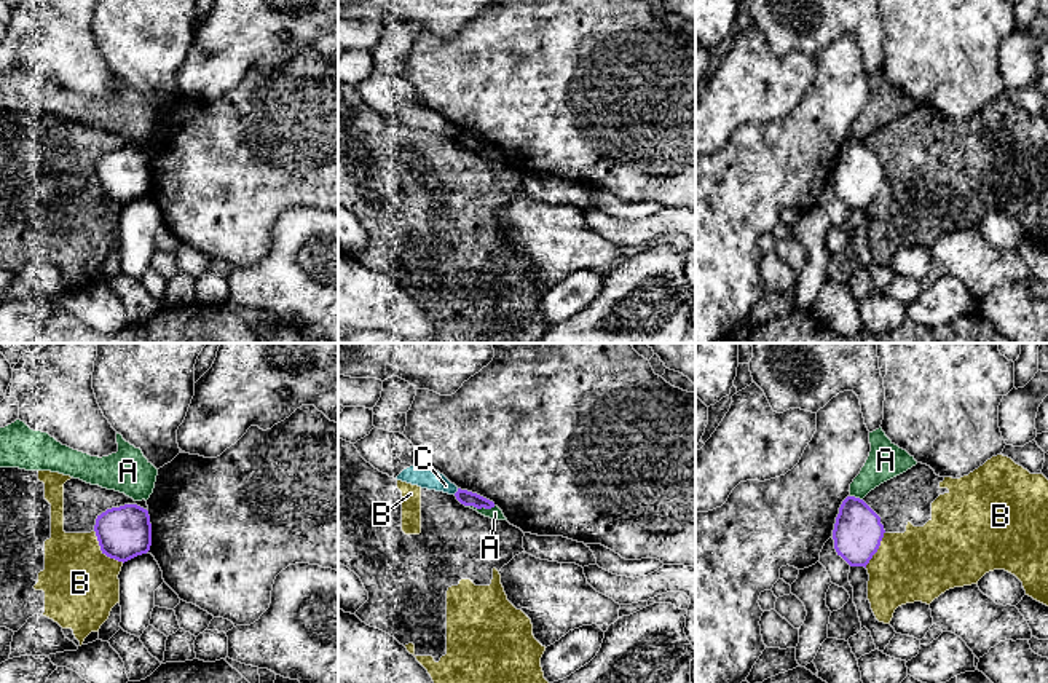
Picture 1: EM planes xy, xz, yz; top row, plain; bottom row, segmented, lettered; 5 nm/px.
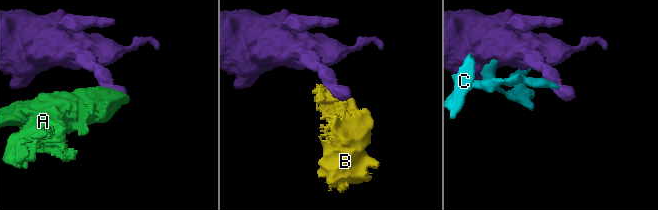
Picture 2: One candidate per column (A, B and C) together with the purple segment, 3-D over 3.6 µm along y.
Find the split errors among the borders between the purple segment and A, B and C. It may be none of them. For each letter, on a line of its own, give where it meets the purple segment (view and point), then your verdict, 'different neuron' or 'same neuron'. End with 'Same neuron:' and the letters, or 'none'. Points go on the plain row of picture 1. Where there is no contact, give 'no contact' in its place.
A: meets purple in xz at (480, 150); different neuron
B: meets purple in xy at (102, 193); different neuron
C: meets purple in xz at (457, 134); different neuron
Same neuron: none

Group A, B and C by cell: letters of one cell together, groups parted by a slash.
A / B / C

